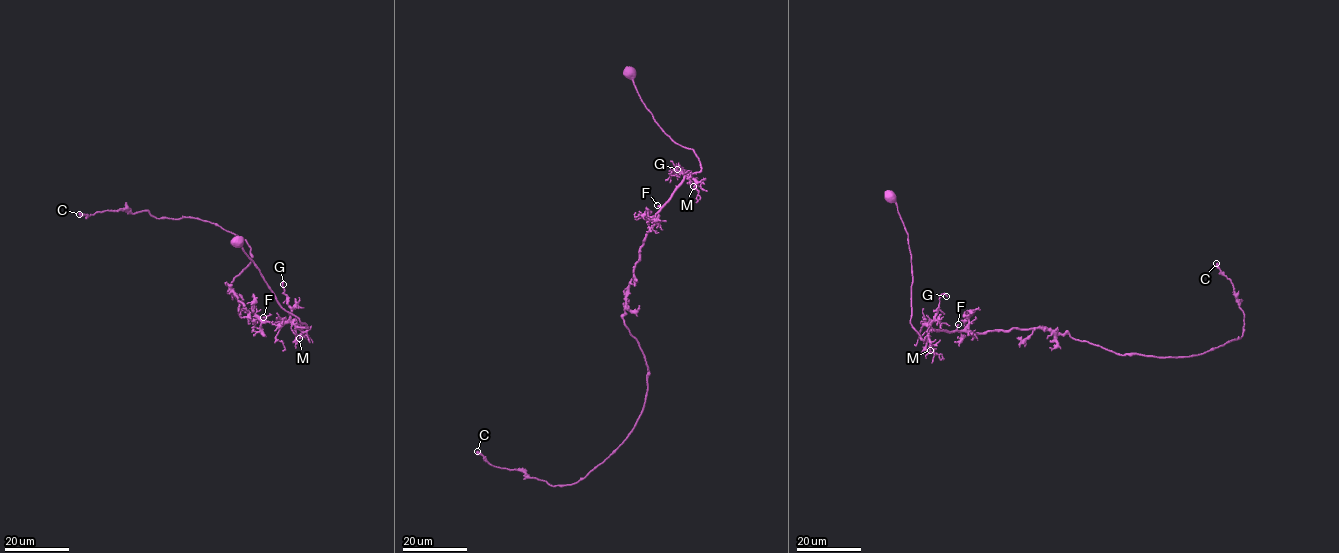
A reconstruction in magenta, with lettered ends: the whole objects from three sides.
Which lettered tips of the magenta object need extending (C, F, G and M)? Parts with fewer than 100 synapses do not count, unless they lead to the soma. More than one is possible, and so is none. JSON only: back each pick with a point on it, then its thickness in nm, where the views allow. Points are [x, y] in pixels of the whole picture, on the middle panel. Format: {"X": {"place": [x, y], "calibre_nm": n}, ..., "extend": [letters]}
{"extend": []}

